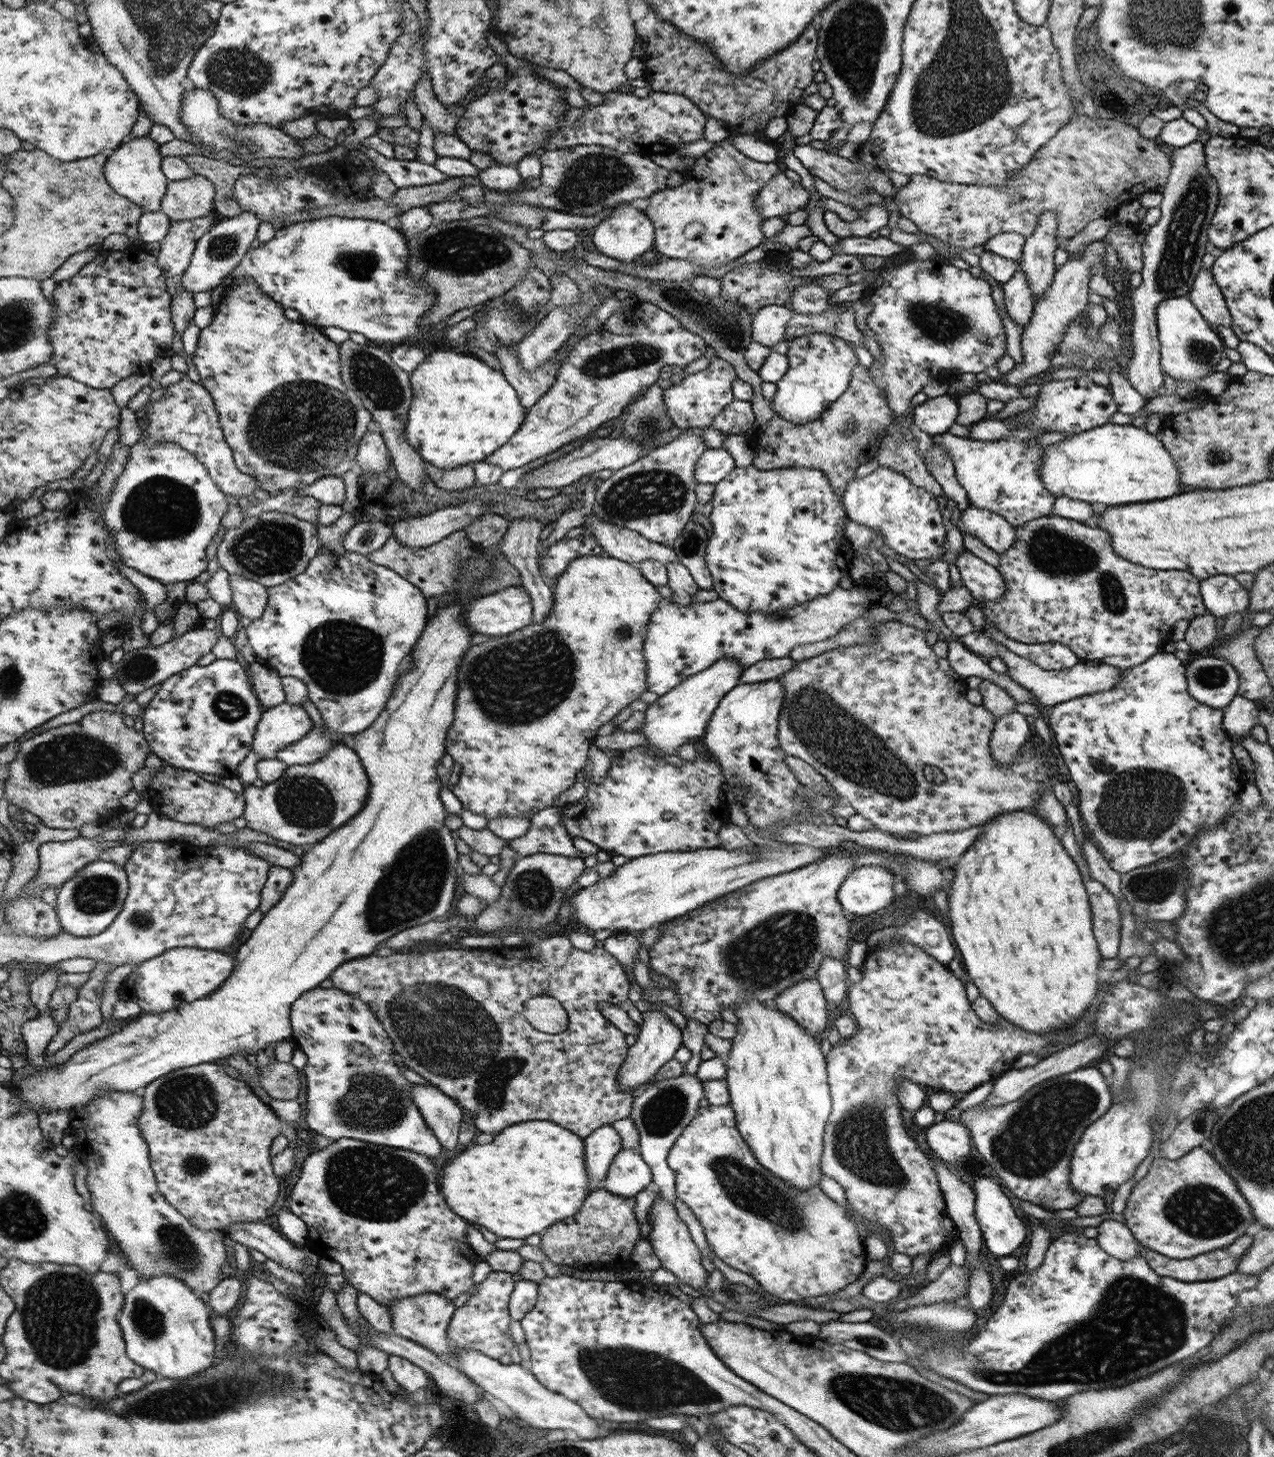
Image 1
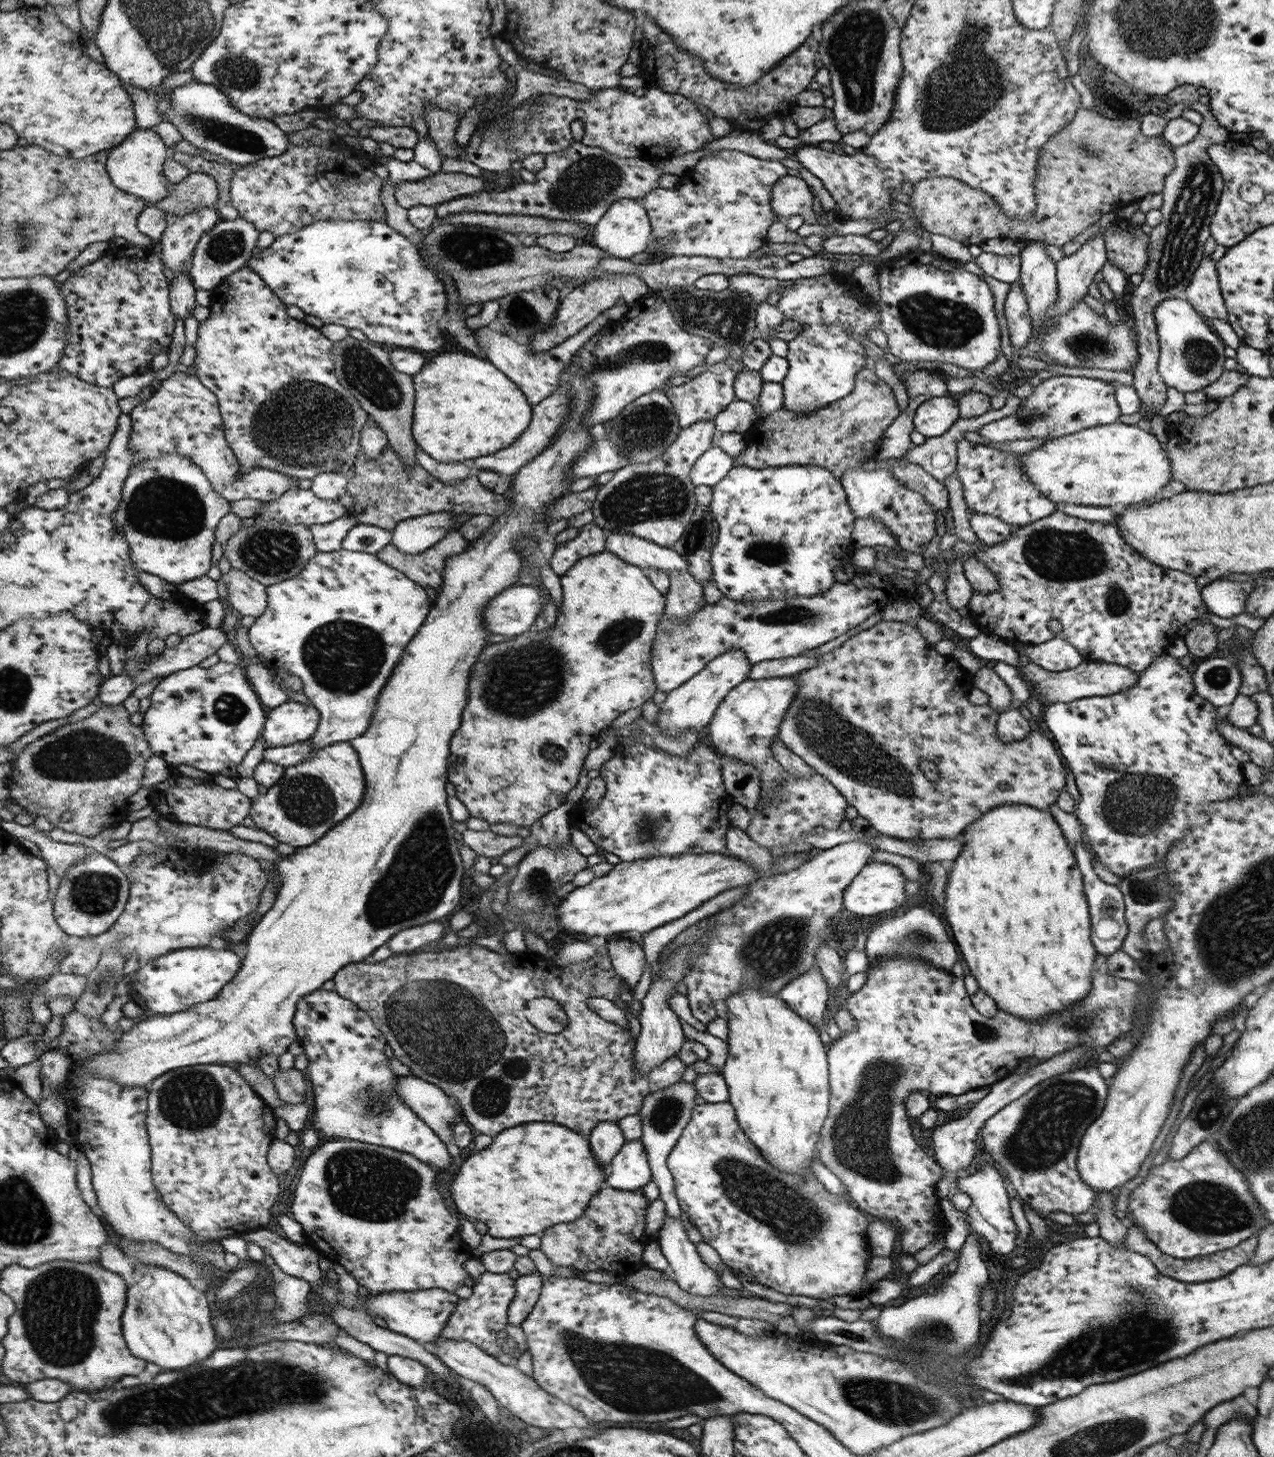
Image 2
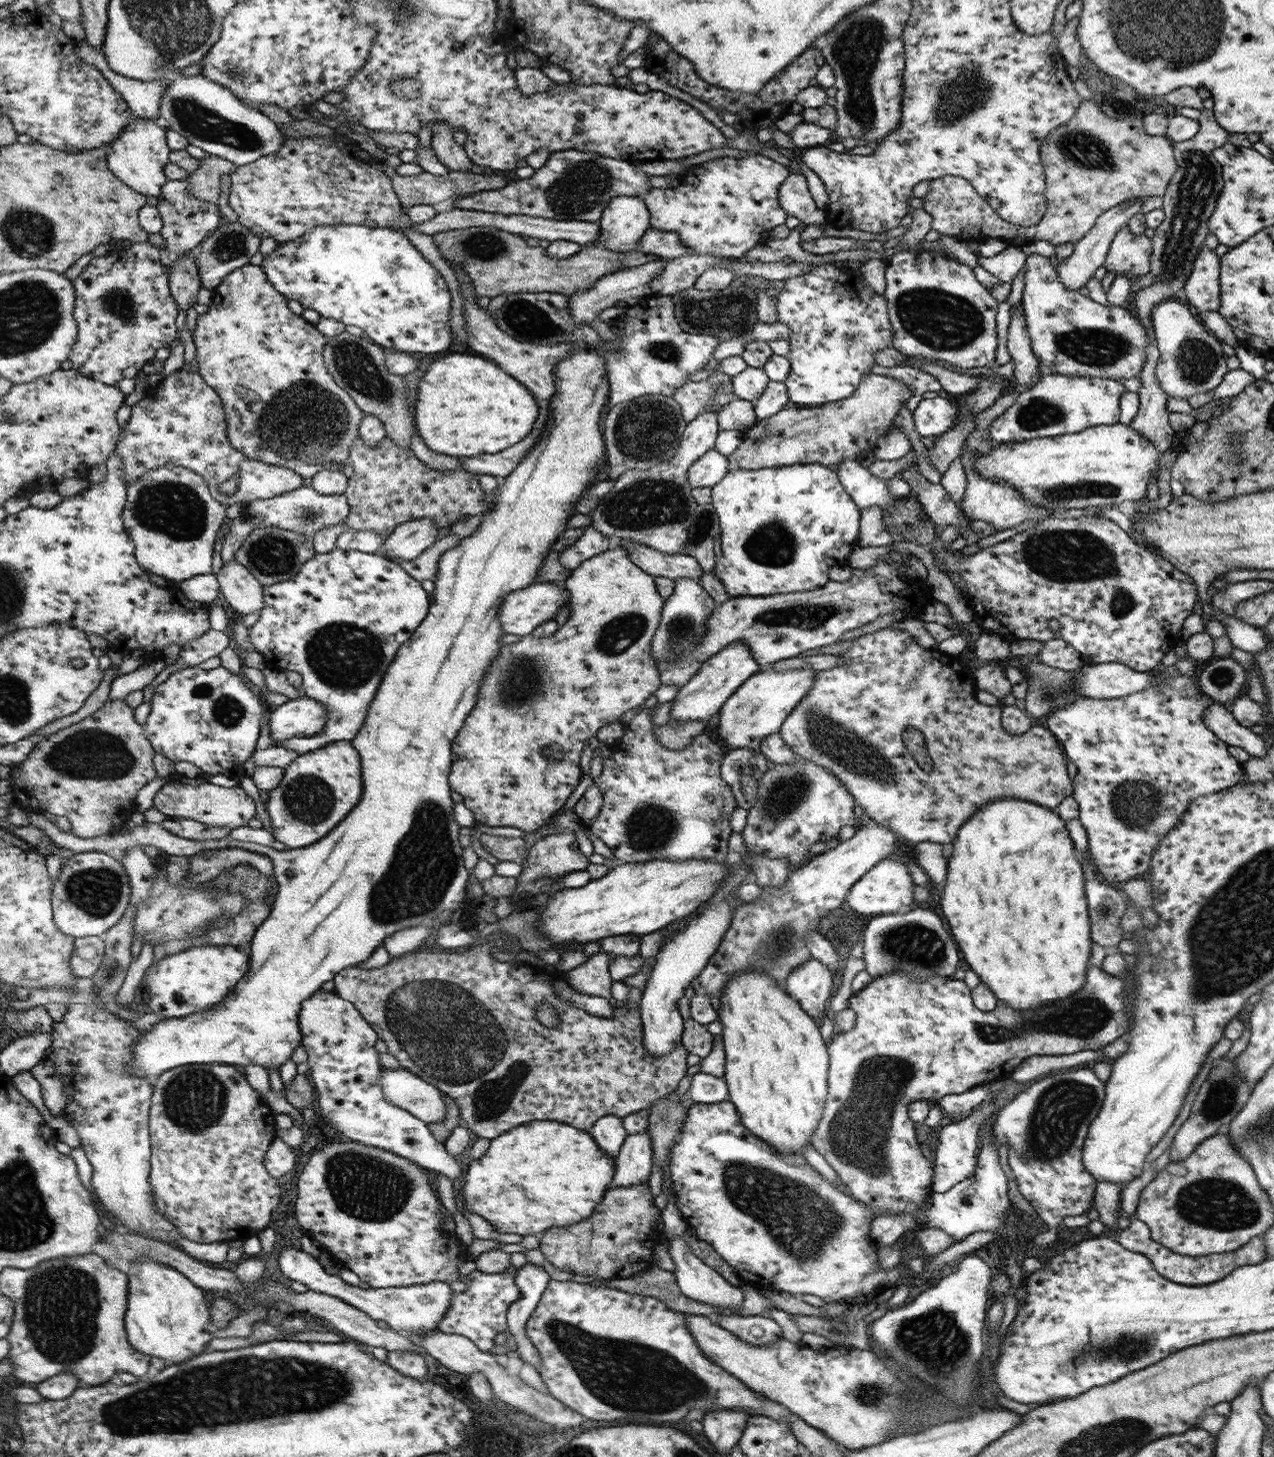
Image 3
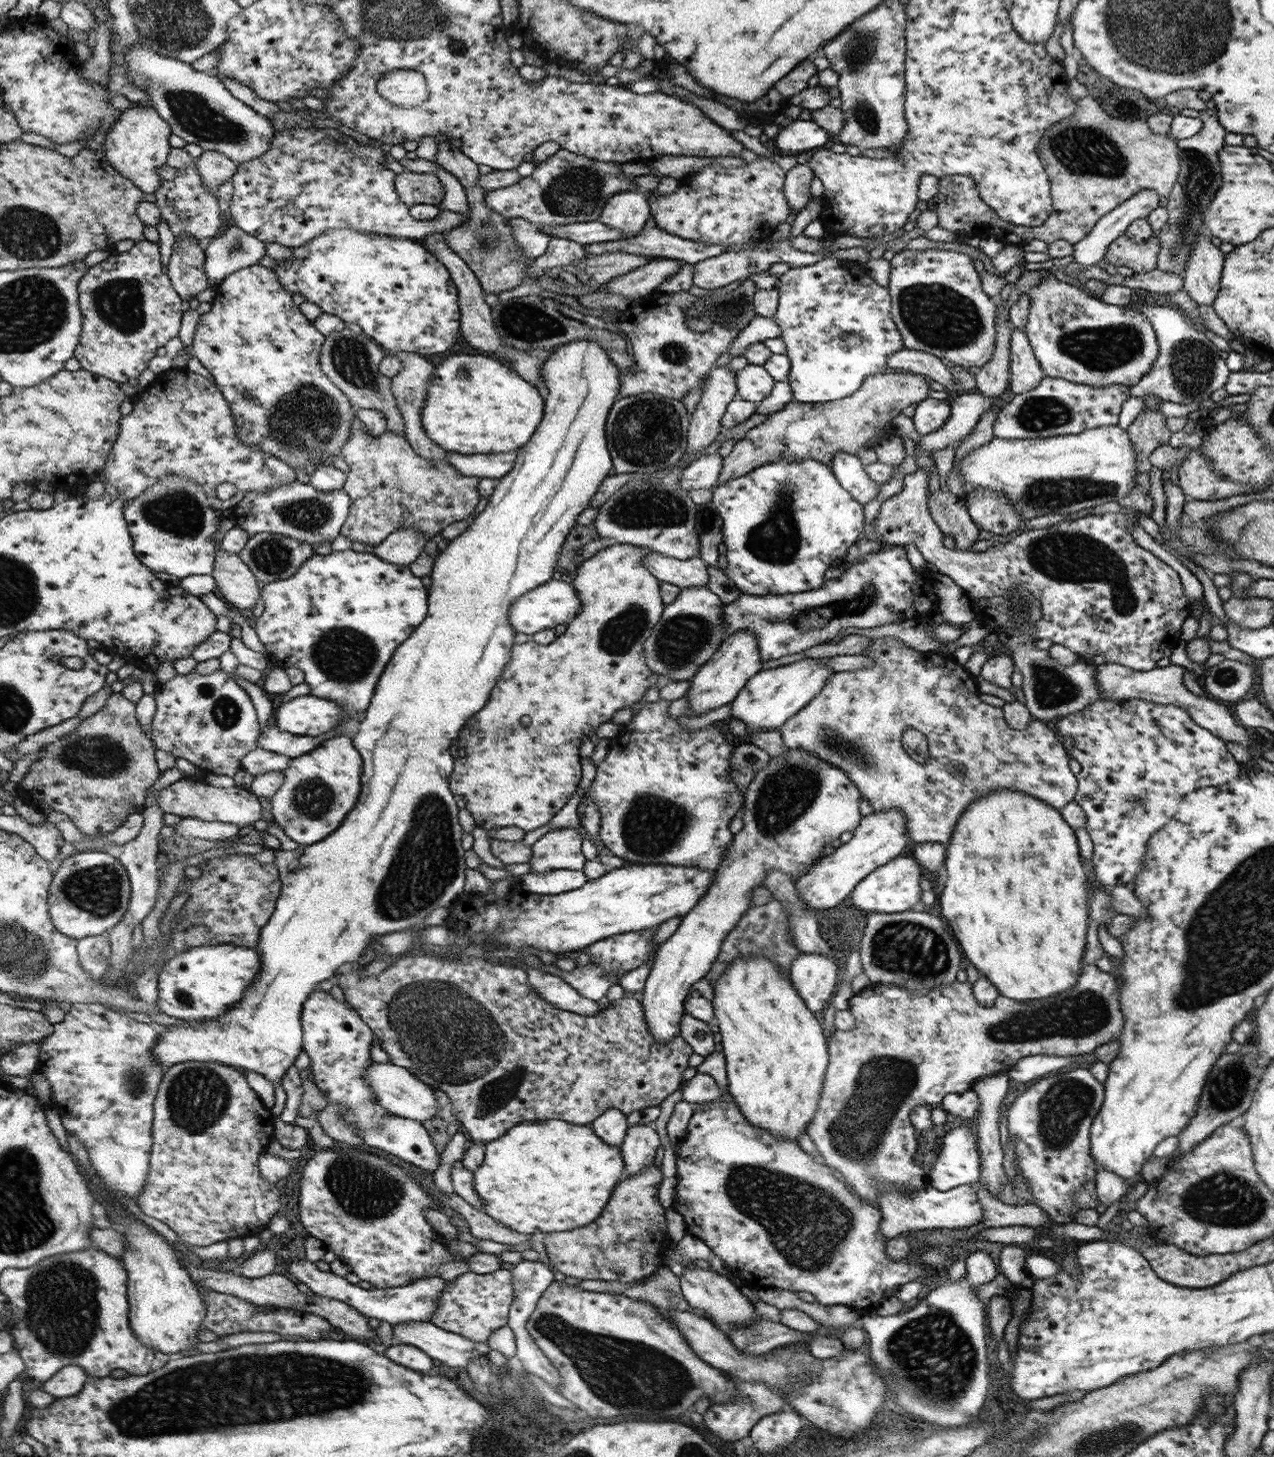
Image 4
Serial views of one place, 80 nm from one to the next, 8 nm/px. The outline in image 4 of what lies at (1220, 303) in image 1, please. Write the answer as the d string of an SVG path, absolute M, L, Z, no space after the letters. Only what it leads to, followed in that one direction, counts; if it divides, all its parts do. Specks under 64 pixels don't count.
M1207 233L1197 236L1183 276L1183 288L1198 306L1212 305L1221 288L1225 254L1210 239Z

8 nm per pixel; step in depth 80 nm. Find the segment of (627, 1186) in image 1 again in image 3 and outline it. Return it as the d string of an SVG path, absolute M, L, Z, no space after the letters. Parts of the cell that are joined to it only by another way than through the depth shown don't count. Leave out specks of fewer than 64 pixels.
M646 1131L628 1135L615 1156L615 1178L613 1187L638 1185L648 1182L652 1172L653 1140Z

